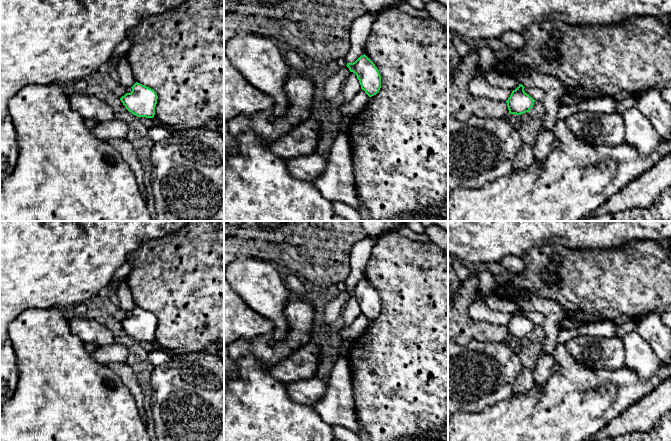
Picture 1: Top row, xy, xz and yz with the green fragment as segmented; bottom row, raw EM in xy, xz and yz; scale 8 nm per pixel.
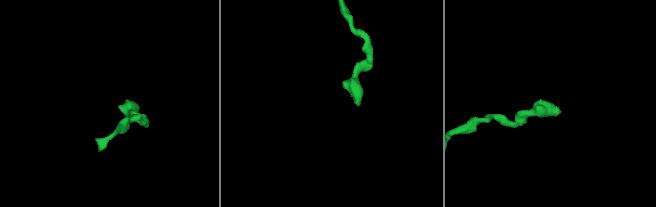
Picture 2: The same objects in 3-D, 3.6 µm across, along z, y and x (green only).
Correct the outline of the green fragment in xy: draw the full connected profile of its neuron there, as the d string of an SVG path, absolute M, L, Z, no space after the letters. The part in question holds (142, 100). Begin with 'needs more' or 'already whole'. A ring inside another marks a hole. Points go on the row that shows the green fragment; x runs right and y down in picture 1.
already whole; M138 82L131 88L130 93L126 93L120 98L125 108L139 118L153 118L158 99L156 92Z

